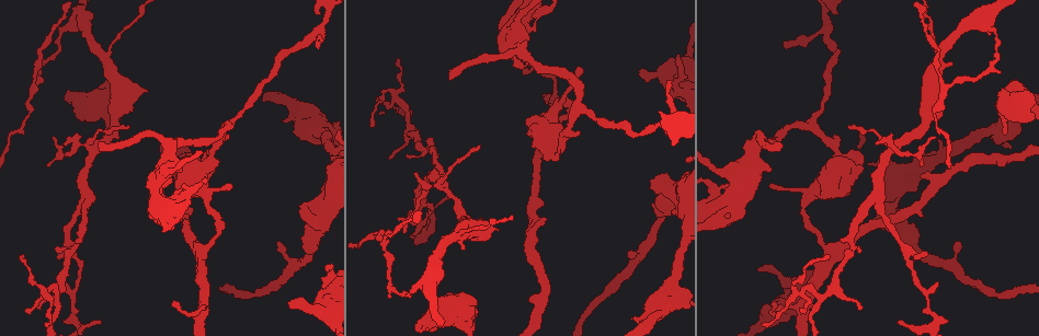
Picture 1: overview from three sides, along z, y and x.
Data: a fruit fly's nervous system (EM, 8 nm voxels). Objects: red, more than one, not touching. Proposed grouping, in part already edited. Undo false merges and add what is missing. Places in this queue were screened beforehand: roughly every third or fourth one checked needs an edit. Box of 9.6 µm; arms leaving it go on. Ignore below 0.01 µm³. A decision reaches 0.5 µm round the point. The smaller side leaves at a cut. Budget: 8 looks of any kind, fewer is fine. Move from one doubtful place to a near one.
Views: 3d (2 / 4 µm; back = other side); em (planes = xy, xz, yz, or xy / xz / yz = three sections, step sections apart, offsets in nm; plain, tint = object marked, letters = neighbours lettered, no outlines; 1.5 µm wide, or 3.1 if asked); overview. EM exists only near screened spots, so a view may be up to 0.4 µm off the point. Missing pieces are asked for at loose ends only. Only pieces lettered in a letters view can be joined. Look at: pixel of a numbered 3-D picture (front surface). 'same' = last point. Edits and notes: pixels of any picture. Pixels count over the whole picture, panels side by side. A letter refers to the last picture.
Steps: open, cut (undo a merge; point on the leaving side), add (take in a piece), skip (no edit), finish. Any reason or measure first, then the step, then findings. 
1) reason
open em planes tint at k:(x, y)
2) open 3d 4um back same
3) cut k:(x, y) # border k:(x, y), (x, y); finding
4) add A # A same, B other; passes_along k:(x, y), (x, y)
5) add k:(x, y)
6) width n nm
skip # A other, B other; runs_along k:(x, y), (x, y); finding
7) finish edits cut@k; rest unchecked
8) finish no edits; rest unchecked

free end
open 3d 2um at 1:(290, 304)

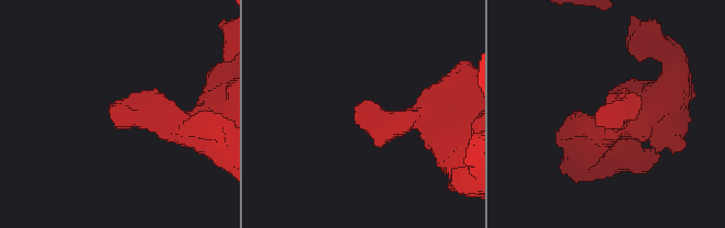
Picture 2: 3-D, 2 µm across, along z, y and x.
open em planes letters at 2:(600, 113)

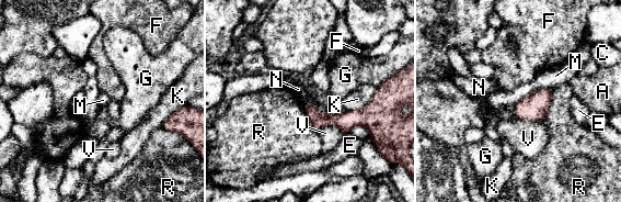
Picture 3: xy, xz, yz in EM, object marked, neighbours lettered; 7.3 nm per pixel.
skip # A other, C other, E other, F other, G other, K other, M other, N other, R other, V other; none of them fits

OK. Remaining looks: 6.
branch stops here
open em planes letters at 1:(726, 184)

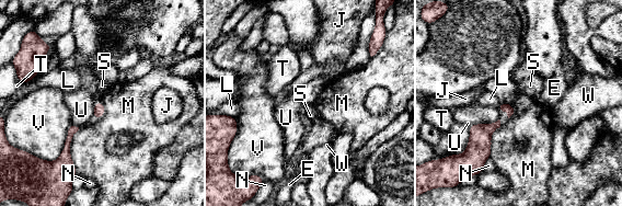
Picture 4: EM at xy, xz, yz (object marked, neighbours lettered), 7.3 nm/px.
skip # E other, J other, L other, M other, N other, S other, T other, U other, V other, W other; no lettered piece goes on from it

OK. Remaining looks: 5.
open 3d 4um at 1:(407, 154)

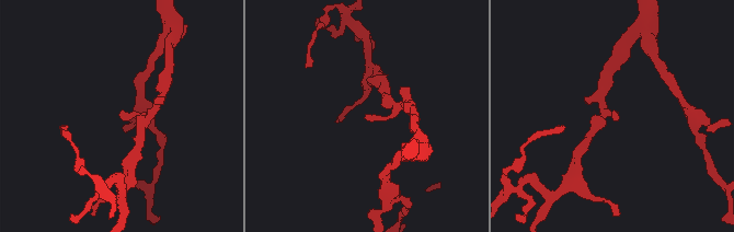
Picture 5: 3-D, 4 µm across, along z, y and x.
now the EM
open em xy step 8 letters at 5:(119, 115)

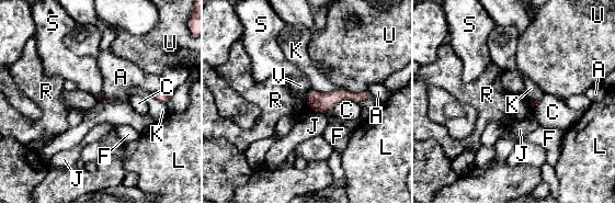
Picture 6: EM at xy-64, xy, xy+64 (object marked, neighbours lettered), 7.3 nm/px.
open em planes letters same

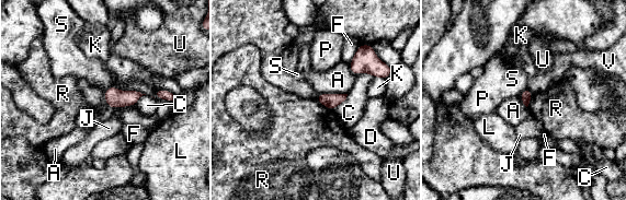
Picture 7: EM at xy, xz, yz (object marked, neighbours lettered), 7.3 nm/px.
skip # A other, C other, D other, F other, J other, K other, L other, P other, R other, S other, U other, V other; border 7:(315, 98), (332, 110); no lettered piece goes on from it

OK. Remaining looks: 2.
finish no edits; rest unchecked

